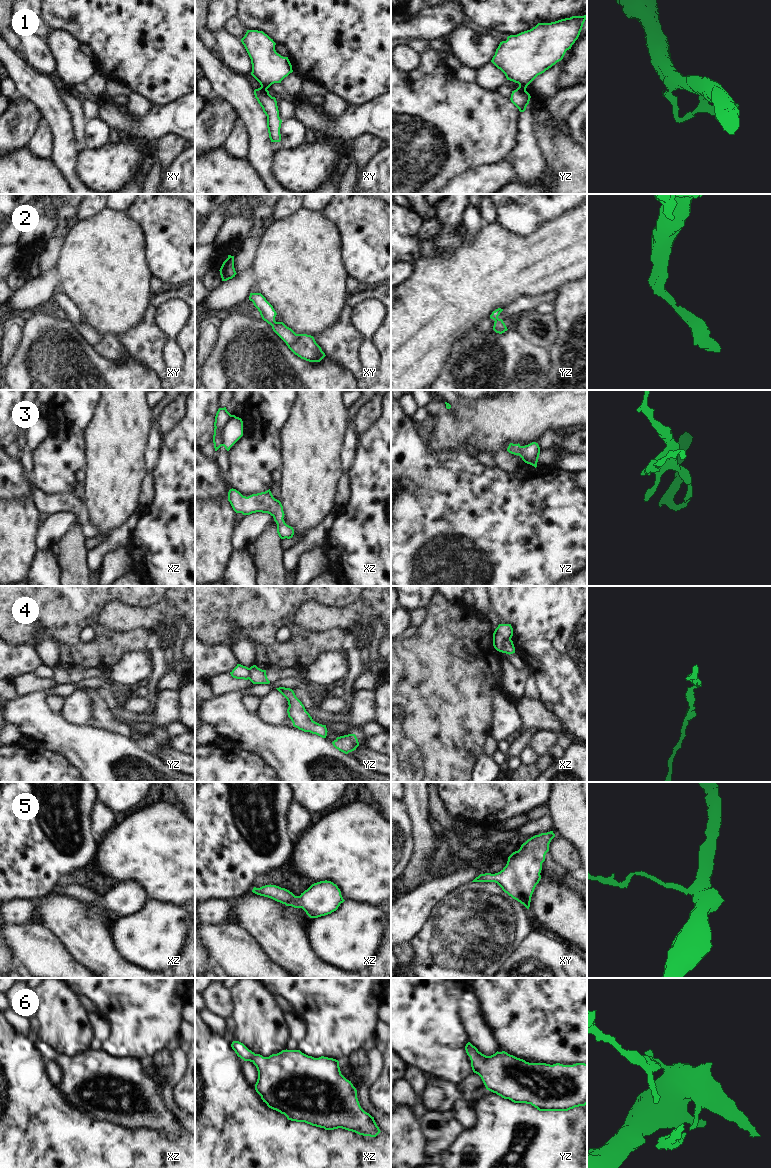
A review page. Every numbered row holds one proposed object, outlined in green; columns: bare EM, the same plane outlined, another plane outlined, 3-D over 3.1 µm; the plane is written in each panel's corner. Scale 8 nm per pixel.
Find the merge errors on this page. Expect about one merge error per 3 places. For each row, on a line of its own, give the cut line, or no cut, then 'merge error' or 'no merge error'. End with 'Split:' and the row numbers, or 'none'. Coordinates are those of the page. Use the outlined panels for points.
1: cut yz (518, 87), (525, 89); merge error
2: cut none; no merge error
3: cut none; no merge error
4: cut xz (510, 638), (503, 641), (501, 651); merge error
5: cut none; no merge error
6: cut none; no merge error
Split: 1, 4

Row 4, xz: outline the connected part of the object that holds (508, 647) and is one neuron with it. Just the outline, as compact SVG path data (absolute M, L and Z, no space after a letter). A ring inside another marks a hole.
M507 639L503 641L502 653L506 653L509 655L515 653L515 647L511 639Z

